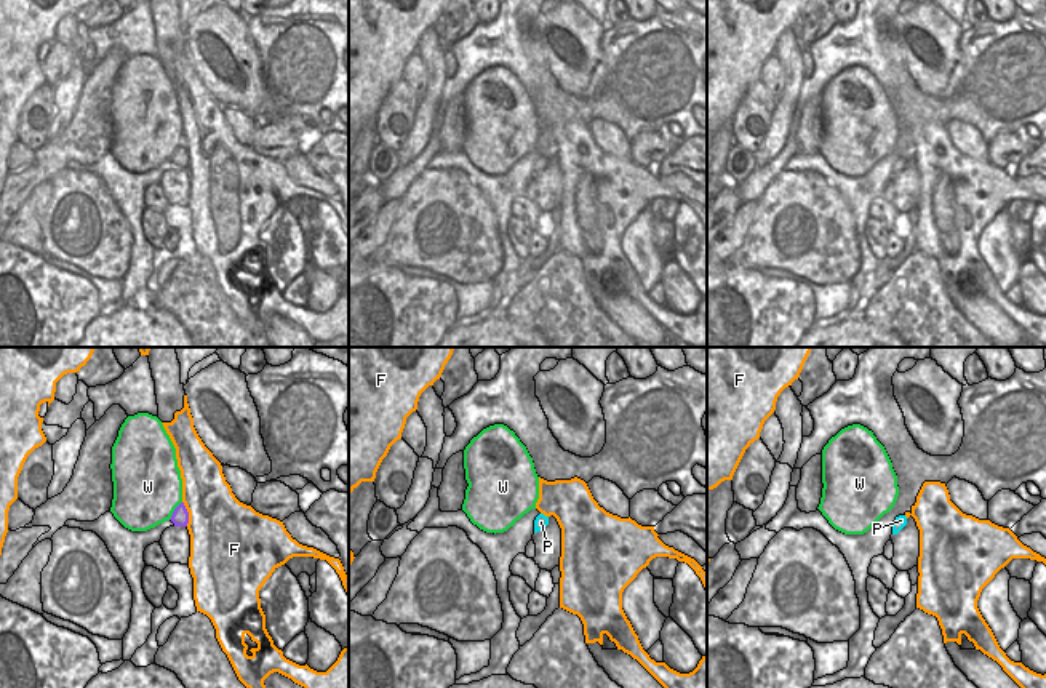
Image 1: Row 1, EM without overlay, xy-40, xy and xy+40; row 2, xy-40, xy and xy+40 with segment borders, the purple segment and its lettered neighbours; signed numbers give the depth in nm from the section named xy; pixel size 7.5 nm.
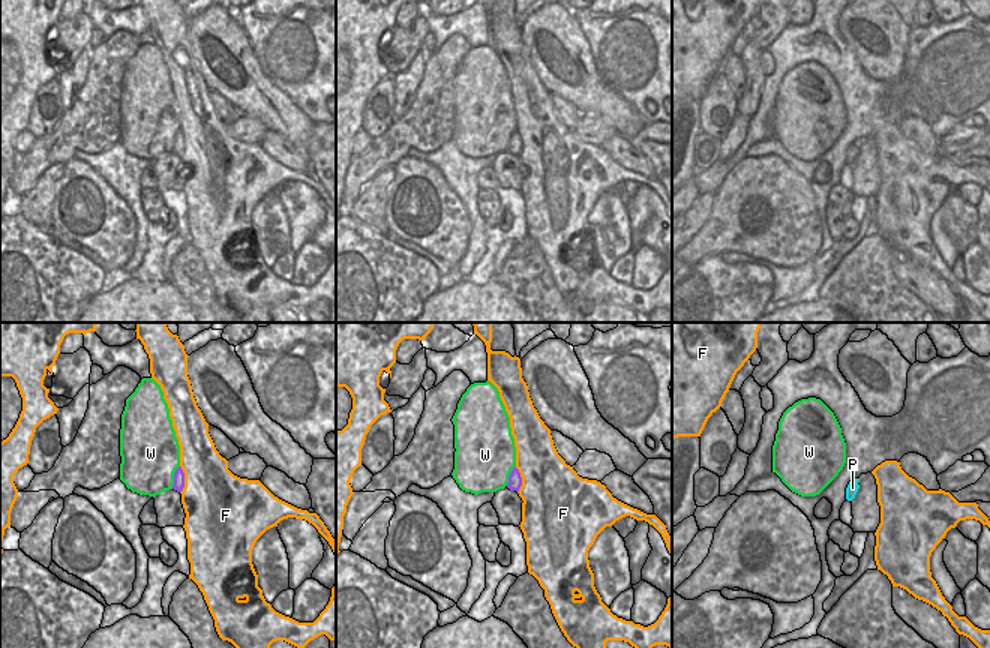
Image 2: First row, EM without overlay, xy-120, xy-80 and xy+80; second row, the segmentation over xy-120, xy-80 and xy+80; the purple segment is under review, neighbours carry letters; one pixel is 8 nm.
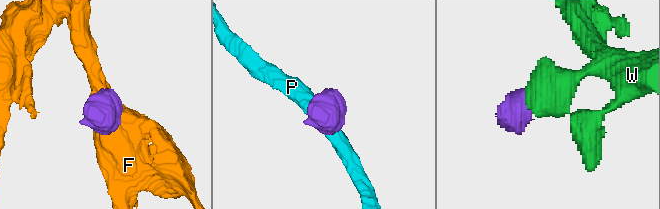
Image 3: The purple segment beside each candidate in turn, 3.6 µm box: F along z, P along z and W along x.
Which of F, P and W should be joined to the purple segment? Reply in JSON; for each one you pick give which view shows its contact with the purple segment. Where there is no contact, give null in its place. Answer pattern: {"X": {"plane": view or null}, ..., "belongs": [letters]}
{"P": {"plane": null}, "belongs": ["P"]}

